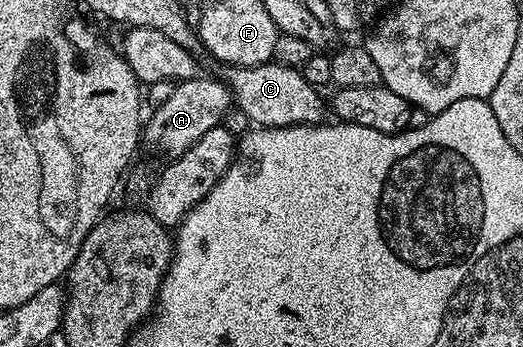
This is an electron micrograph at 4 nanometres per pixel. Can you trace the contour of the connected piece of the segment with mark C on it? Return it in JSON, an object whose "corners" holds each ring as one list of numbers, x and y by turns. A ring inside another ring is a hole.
{"corners":[[268,63,257,67,232,65,222,71,222,80,231,90,234,104,247,115,250,124,258,128,279,129,281,126,318,125,324,120,324,98,323,101,319,98,320,90,316,86,305,83,299,69]]}

